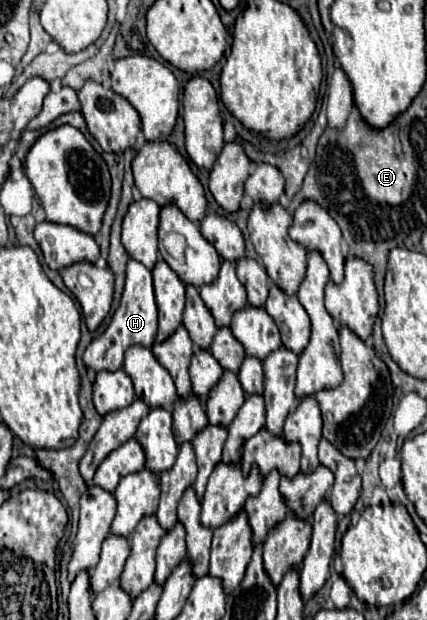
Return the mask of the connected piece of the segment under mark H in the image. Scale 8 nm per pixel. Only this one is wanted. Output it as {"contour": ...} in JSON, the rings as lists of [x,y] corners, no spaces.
{"contour":[[[129,260],[121,306],[113,314],[107,330],[87,346],[87,350],[83,354],[83,364],[87,368],[91,368],[93,372],[103,372],[103,370],[115,372],[123,366],[123,354],[127,348],[131,348],[135,344],[149,348],[155,342],[155,334],[157,334],[157,304],[155,304],[155,296],[153,296],[151,270],[145,268],[137,260]]]}

